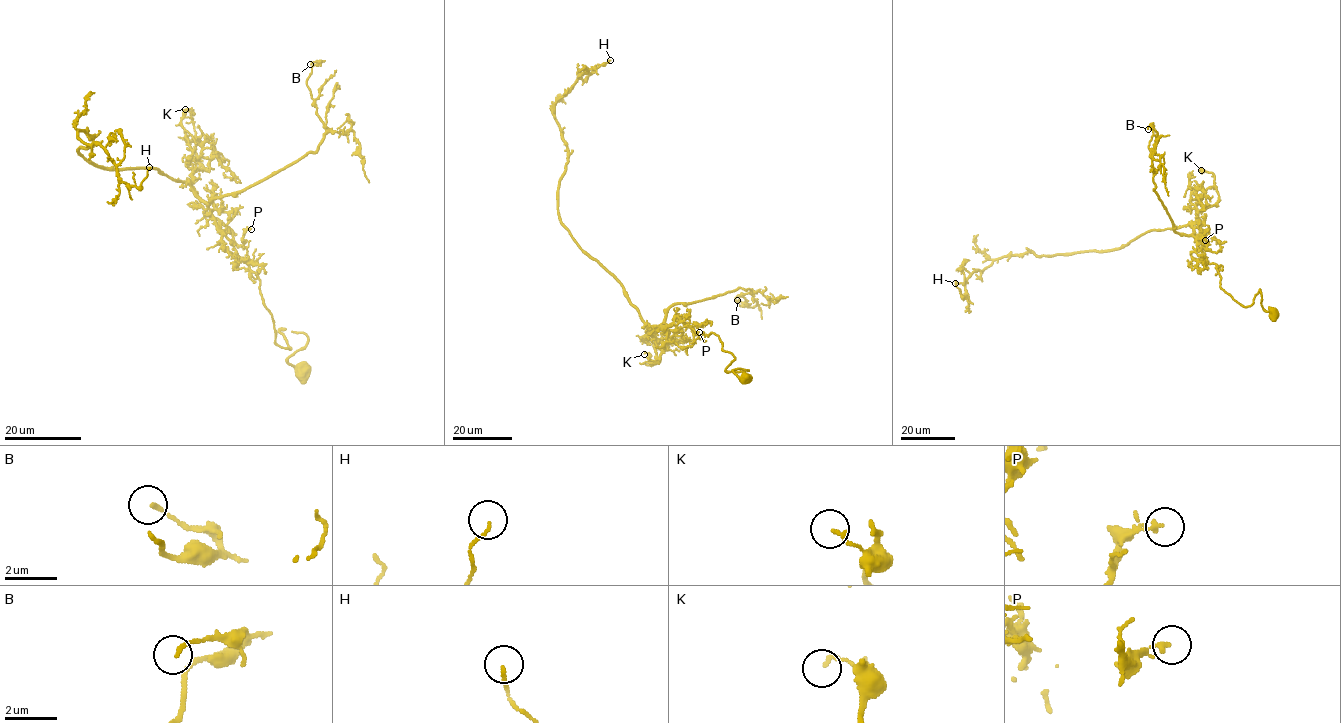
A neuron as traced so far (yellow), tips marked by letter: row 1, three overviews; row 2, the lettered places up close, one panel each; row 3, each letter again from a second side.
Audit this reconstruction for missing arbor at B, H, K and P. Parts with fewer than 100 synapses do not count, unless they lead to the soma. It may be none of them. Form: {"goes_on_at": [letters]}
{"goes_on_at": []}

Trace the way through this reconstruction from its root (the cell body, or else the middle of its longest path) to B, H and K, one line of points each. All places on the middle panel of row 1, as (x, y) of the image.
B: (746, 378), (725, 369), (734, 357), (717, 335), (664, 323), (675, 304), (752, 292), (737, 300)
H: (746, 378), (725, 369), (734, 357), (713, 333), (648, 324), (561, 221), (567, 148), (554, 104), (610, 60)
K: (746, 378), (725, 369), (734, 357), (718, 336), (679, 320), (651, 330), (656, 363), (644, 354)

